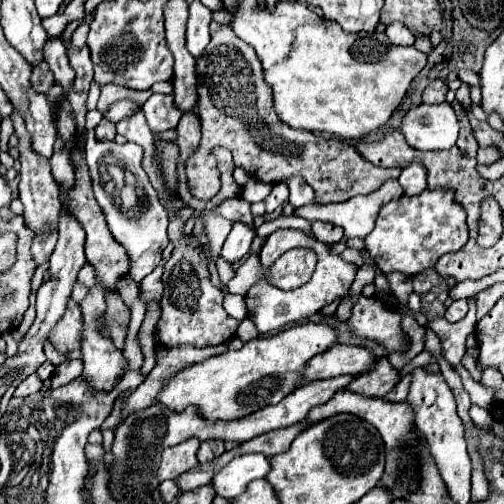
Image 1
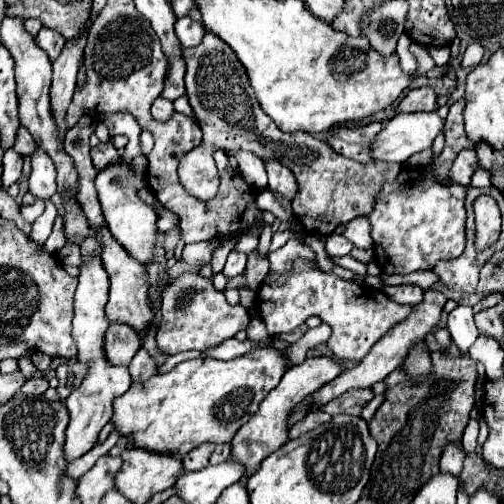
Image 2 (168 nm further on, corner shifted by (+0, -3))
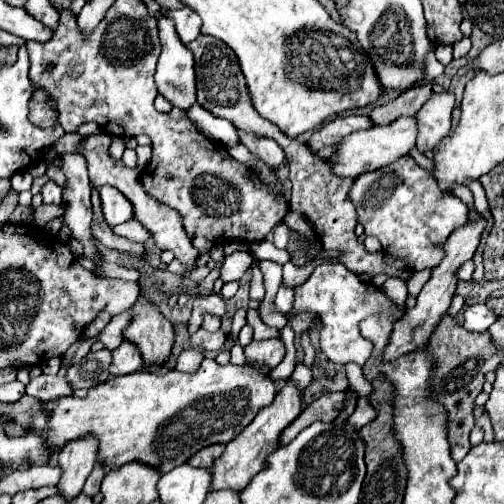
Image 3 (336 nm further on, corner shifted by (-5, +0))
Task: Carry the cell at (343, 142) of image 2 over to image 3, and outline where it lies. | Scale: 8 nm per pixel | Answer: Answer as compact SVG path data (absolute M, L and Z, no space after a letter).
M342 116L336 118L332 122L328 122L326 126L322 126L318 132L312 134L312 138L308 140L308 146L312 148L312 152L316 152L320 158L330 158L332 154L336 154L336 148L340 144L340 140L356 130L366 130L372 128L372 120L368 116Z

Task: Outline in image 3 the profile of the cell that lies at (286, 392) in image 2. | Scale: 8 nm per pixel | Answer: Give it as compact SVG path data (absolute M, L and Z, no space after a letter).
M286 378L284 388L276 394L274 402L260 408L256 418L232 442L226 444L224 456L220 456L220 460L216 460L216 464L212 466L212 472L214 472L212 488L214 490L222 490L222 488L244 490L244 486L248 486L248 482L264 468L266 458L280 446L280 436L284 428L288 428L288 424L292 424L296 416L300 416L302 396L304 396L304 390L300 390L292 378Z

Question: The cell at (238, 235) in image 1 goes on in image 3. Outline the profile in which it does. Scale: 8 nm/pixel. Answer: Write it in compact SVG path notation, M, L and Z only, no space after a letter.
M234 252L224 258L224 262L220 266L220 278L224 282L240 280L246 274L246 270L252 266L252 262L254 262L254 258L250 252Z

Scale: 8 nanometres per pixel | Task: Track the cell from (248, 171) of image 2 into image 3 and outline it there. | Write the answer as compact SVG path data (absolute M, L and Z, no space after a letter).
M194 104L186 110L186 116L190 118L190 122L212 142L216 142L218 146L224 148L234 148L236 144L240 144L240 138L236 134L236 128L224 120L224 118L216 118L212 116L208 110L204 110L200 104Z

